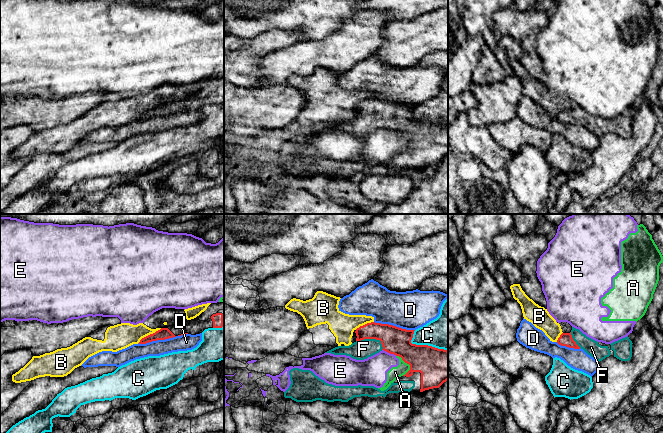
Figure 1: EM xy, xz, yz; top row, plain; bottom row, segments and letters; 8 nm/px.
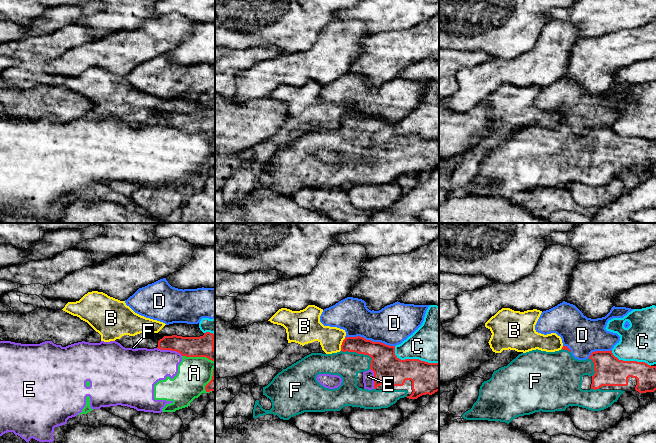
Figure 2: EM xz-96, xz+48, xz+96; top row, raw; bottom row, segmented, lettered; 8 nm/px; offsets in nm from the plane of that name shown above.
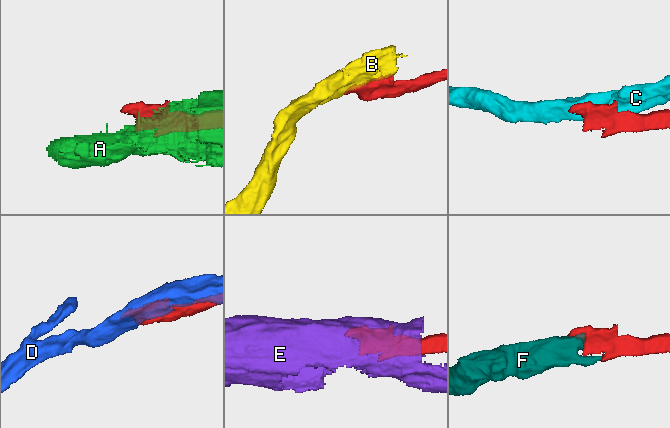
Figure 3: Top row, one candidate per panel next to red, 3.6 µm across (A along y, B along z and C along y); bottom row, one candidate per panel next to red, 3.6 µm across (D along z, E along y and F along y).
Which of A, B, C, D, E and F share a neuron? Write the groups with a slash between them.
A E / B / C / D / F

